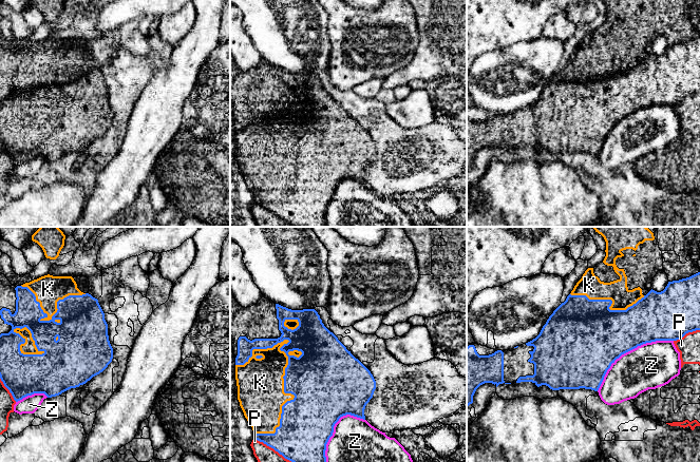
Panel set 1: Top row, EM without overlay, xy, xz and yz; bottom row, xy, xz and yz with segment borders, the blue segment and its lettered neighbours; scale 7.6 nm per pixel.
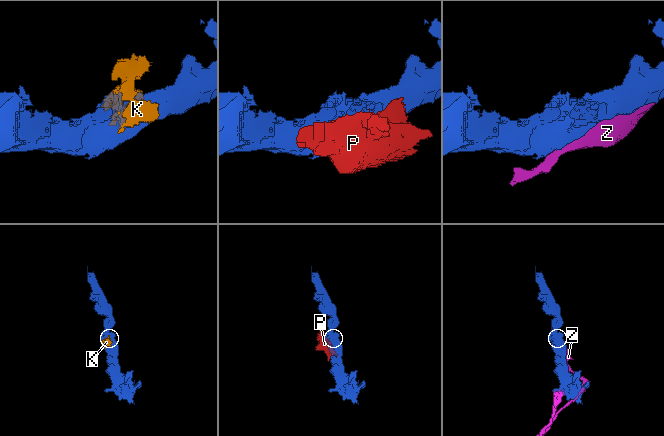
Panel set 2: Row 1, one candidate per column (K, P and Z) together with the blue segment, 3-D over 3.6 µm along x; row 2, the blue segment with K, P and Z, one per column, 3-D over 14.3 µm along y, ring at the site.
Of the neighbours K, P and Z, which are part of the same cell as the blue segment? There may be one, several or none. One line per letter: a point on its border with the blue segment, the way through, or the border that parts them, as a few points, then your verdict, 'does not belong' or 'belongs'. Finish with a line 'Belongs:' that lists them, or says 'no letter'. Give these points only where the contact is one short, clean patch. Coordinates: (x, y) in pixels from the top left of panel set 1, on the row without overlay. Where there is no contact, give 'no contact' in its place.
K: meets blue in xz at (291, 157); belongs
P: meets blue in yz at (686, 96); does not belong
Z: meets blue in yz at (628, 114); does not belong
Belongs: K

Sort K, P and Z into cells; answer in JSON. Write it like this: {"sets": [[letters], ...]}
{"sets": [["K"], ["P"], ["Z"]]}

